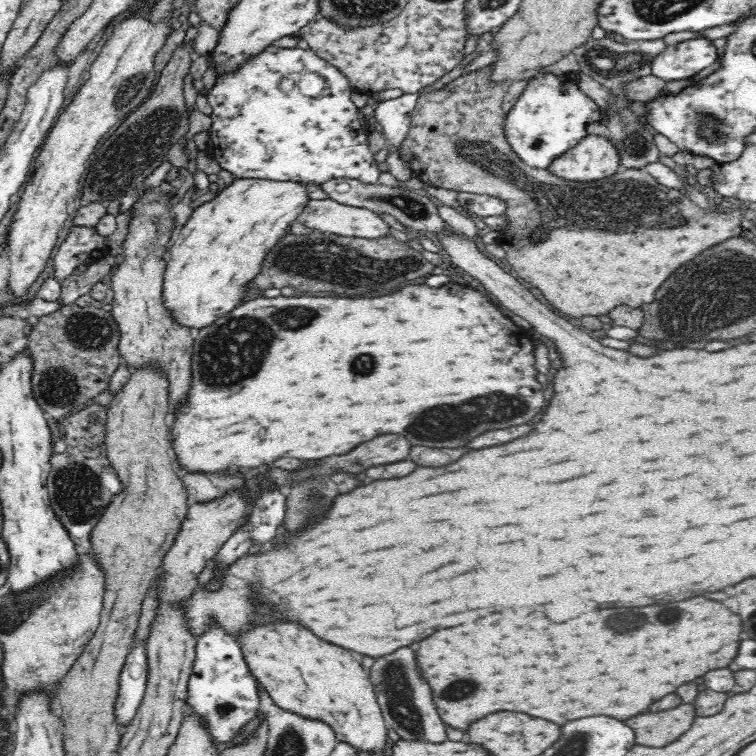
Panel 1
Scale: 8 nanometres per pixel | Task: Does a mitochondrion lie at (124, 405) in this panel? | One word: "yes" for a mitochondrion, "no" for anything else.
no

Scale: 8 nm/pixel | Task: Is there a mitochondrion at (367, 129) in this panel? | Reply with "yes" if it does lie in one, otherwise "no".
no

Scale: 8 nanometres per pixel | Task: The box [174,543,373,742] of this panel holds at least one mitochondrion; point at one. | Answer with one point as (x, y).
(227, 712)

